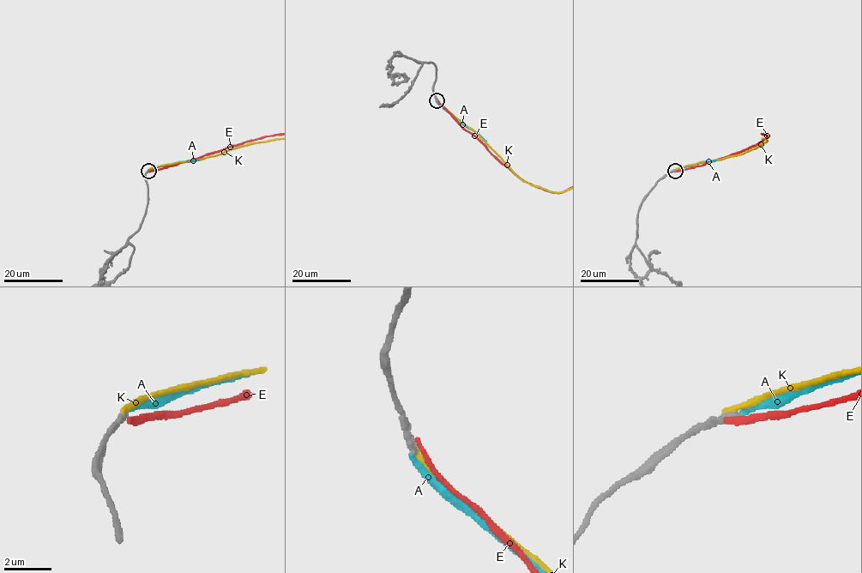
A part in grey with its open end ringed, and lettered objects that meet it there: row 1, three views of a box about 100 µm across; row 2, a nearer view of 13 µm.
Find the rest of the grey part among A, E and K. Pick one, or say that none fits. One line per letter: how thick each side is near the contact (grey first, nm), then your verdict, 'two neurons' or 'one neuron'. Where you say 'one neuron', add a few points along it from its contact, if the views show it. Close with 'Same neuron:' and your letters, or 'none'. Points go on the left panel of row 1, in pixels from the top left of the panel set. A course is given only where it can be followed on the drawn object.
A: 320 nm thick on the grey side, 280 nm on the other; two neurons
E: 360 nm thick on the grey side, 200 nm on the other; two neurons
K: 360 nm thick on the grey side, 240 nm on the other; two neurons
Same neuron: none

